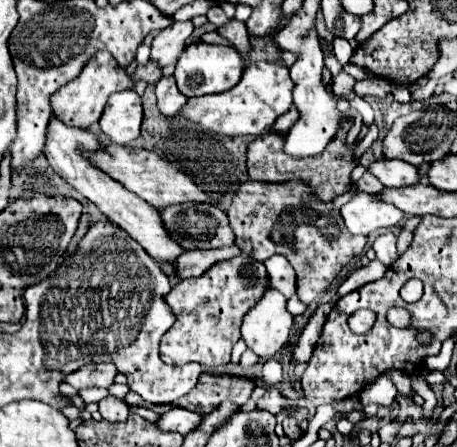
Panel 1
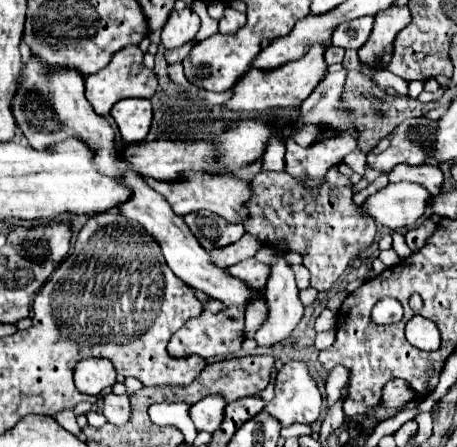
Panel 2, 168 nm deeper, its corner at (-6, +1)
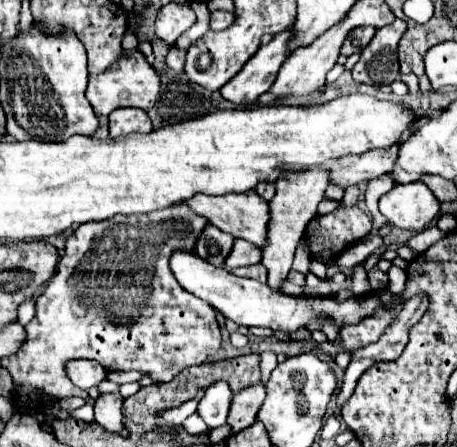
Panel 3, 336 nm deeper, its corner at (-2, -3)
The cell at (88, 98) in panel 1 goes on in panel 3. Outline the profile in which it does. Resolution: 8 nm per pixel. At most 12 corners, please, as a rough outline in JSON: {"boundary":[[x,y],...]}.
{"boundary":[[139,50],[89,76],[95,114],[149,110],[161,80]]}

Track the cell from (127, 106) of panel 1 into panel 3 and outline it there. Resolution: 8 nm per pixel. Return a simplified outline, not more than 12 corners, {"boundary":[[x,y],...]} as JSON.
{"boundary":[[119,108],[109,114],[111,138],[151,132],[145,110]]}

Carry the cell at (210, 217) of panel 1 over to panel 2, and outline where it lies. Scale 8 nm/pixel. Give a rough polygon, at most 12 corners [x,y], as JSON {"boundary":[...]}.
{"boundary":[[193,212],[183,220],[207,252],[245,234],[217,214]]}

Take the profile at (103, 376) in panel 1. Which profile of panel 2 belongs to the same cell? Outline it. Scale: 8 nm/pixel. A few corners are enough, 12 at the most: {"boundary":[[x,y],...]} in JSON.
{"boundary":[[105,358],[75,366],[79,392],[97,396],[115,384],[115,368]]}

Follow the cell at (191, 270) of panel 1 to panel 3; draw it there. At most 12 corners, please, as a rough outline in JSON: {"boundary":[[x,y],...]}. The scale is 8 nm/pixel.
{"boundary":[[237,238],[225,270],[261,262],[261,248]]}

